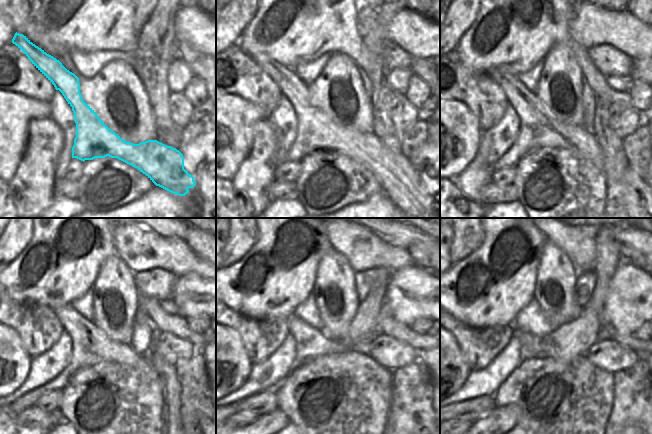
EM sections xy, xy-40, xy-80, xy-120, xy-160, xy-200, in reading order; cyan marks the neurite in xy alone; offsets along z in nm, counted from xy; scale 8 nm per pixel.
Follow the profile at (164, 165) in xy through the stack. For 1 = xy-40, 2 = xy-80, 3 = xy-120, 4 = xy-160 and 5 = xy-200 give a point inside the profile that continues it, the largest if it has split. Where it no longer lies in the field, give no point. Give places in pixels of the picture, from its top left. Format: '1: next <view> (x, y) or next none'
1: next xy-40 (316, 131)
2: next xy-80 (629, 197)
3: next xy-120 (90, 346)
4: next xy-160 (311, 343)
5: next xy-200 (530, 345)

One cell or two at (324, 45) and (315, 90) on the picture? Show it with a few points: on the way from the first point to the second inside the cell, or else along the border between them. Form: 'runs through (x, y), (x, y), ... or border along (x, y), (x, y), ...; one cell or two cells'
border along (330, 53), (346, 53), (353, 60); two cells

